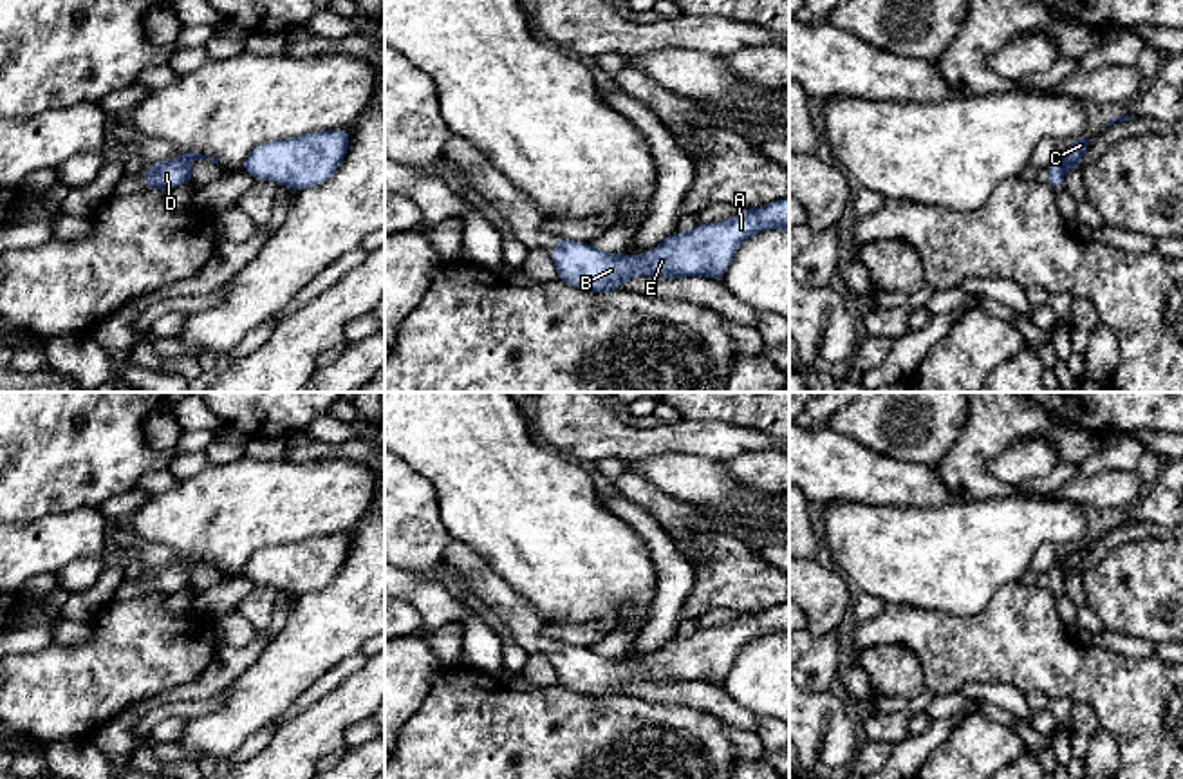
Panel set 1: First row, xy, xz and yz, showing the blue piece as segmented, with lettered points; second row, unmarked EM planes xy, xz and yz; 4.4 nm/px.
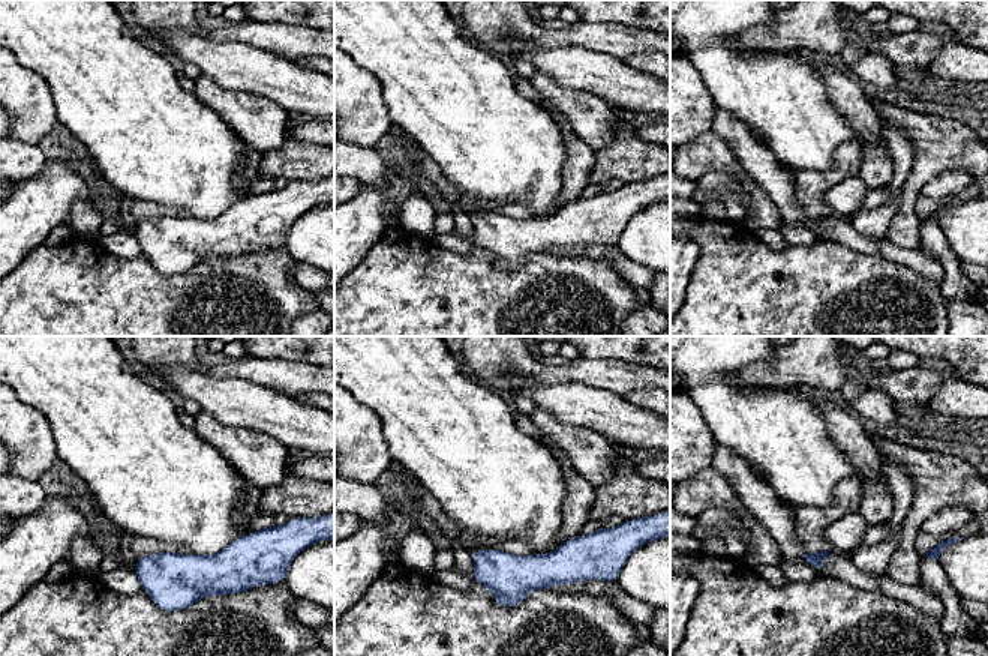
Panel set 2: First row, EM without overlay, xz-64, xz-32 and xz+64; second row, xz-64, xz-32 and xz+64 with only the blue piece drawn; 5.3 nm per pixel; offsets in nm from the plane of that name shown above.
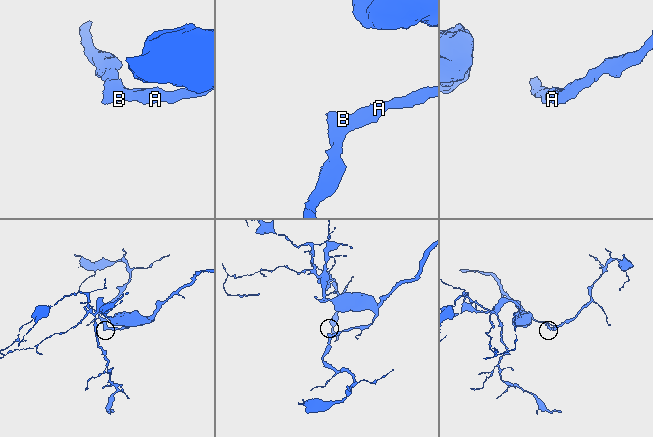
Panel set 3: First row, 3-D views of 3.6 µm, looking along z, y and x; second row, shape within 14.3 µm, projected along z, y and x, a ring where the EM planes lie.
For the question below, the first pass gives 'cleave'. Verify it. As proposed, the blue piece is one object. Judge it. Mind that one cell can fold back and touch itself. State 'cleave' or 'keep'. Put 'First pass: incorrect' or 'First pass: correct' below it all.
keep
First pass: incorrect

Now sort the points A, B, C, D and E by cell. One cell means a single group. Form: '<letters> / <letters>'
A B C D E

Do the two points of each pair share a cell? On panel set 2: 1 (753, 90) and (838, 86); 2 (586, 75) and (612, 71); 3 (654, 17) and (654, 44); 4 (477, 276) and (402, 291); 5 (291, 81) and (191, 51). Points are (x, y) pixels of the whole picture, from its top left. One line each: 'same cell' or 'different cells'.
1: different cells
2: same cell
3: different cells
4: same cell
5: same cell

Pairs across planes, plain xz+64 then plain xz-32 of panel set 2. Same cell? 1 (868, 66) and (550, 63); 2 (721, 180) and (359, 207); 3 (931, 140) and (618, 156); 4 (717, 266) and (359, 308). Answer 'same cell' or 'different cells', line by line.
1: different cells
2: different cells
3: same cell
4: same cell

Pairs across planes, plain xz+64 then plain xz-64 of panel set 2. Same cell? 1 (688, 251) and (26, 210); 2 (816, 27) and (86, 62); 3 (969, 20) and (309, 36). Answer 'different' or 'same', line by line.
1: same
2: different
3: different

